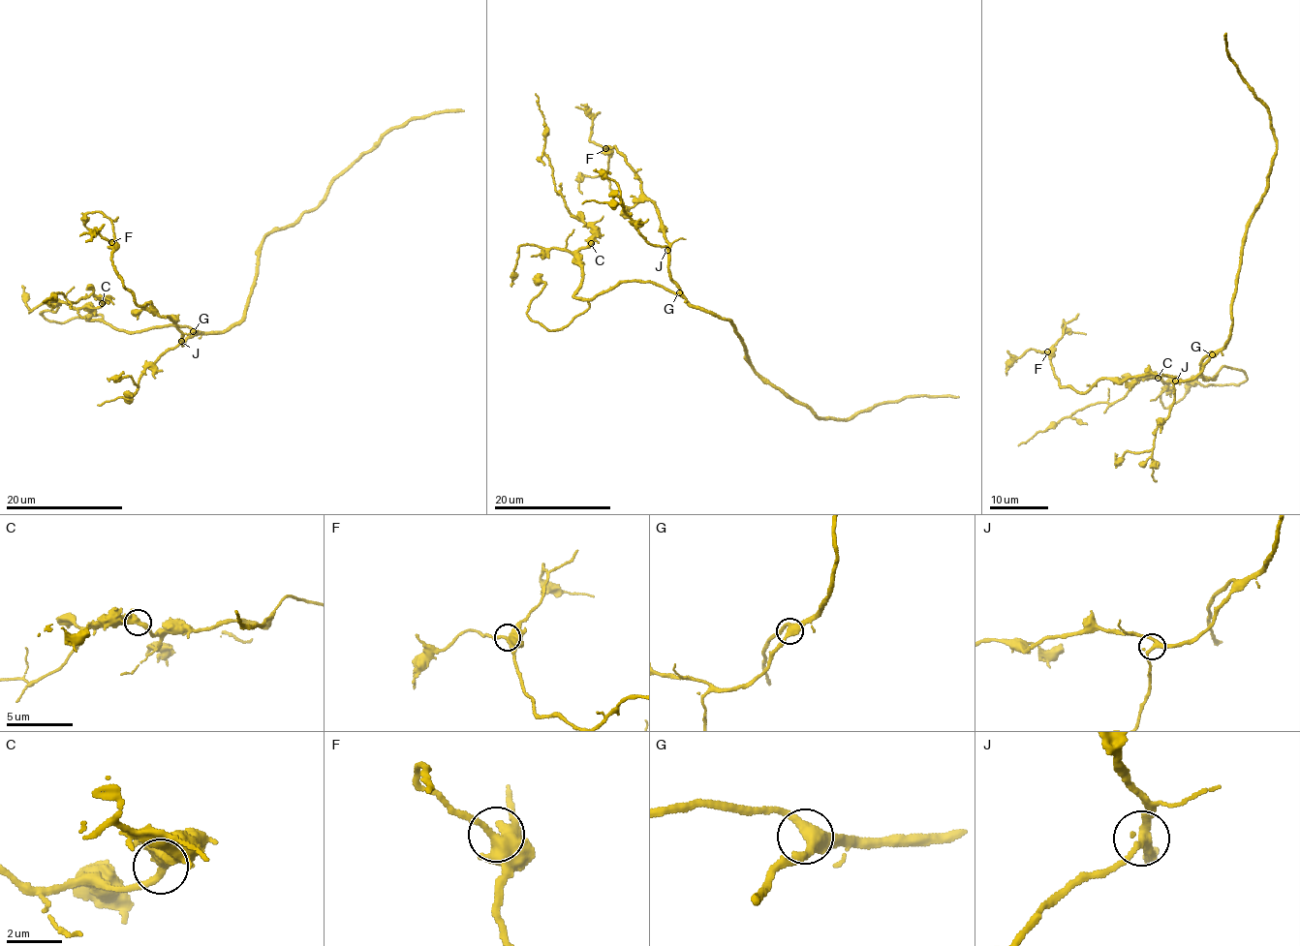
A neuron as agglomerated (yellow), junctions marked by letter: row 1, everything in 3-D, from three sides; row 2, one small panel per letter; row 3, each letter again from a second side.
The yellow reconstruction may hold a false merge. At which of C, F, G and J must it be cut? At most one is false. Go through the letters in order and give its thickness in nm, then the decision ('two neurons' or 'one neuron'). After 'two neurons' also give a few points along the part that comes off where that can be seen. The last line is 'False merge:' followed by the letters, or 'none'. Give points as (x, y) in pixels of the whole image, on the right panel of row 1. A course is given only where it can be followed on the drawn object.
C: 380 nm thick; one neuron
F: 360 nm thick; one neuron
G: 400 nm thick; one neuron
J: 280 nm thick; one neuron
False merge: none

